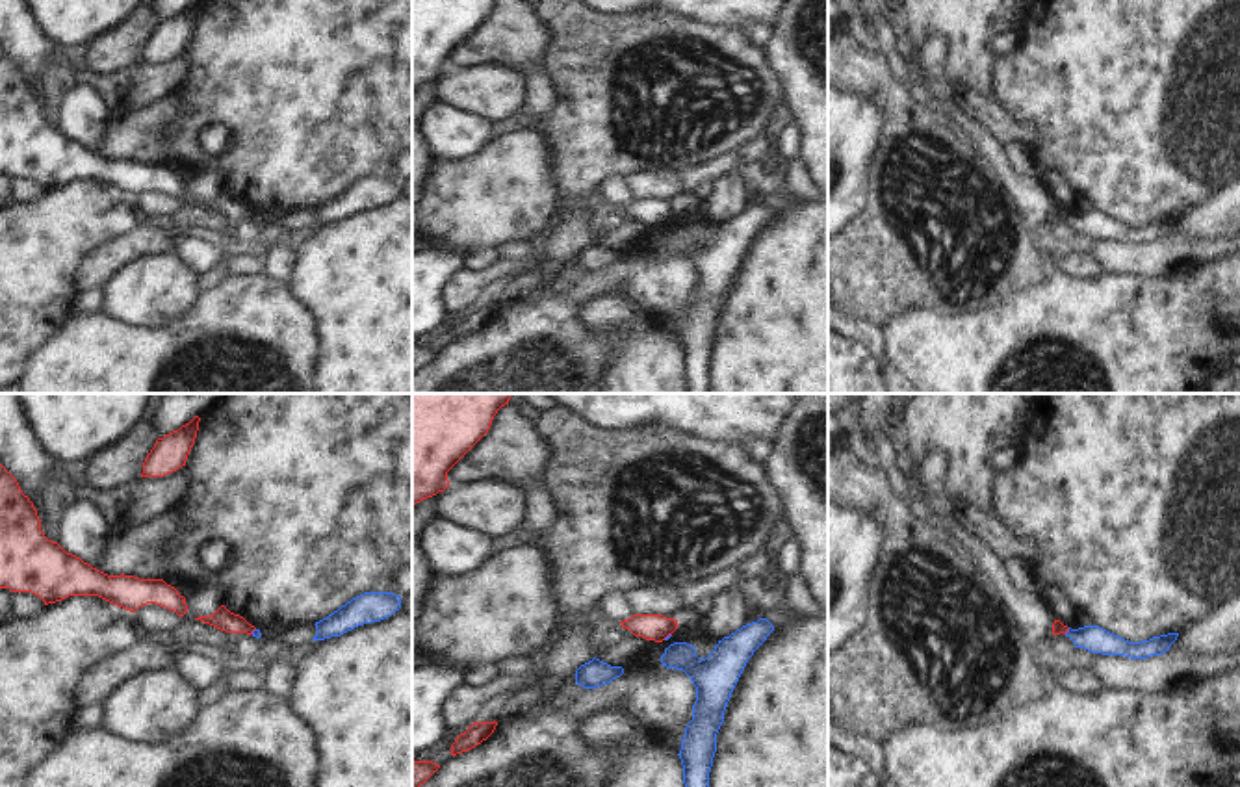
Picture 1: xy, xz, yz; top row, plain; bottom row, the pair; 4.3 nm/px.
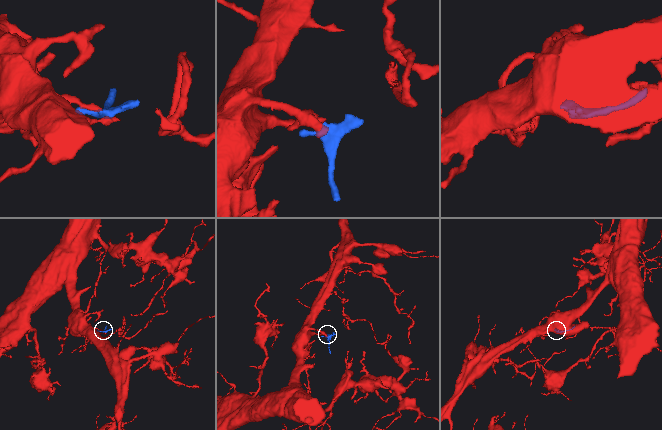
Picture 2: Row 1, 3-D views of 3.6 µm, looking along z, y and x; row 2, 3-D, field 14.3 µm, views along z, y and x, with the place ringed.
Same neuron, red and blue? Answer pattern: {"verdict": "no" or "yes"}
{"verdict": "no"}

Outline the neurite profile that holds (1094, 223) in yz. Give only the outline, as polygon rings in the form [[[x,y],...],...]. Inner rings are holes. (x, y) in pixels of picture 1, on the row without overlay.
[[[1084,210],[1079,213],[1069,212],[1066,221],[1073,225],[1075,232],[1084,232],[1091,238],[1147,243],[1151,239],[1166,238],[1177,225],[1179,217],[1168,217],[1142,226],[1129,226],[1099,210]]]

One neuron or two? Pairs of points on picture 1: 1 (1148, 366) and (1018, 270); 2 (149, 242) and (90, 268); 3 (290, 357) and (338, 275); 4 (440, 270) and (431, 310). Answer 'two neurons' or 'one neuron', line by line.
1: two neurons
2: one neuron
3: two neurons
4: one neuron

